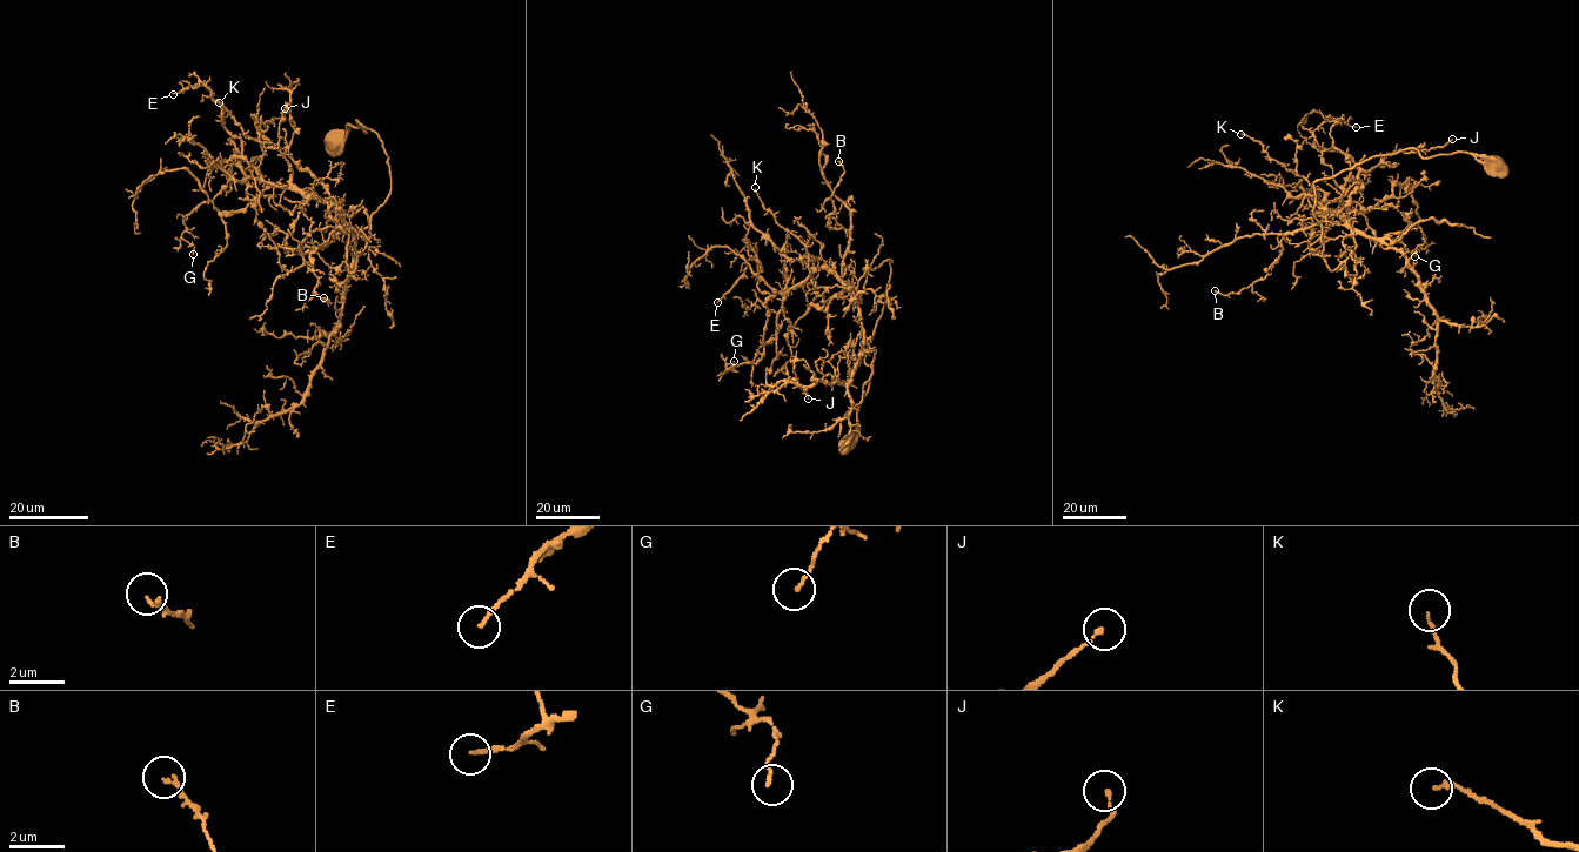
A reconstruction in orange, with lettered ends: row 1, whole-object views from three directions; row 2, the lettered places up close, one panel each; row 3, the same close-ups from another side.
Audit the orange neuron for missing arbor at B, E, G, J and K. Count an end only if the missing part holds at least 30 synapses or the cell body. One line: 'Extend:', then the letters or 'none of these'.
Extend: none of these

